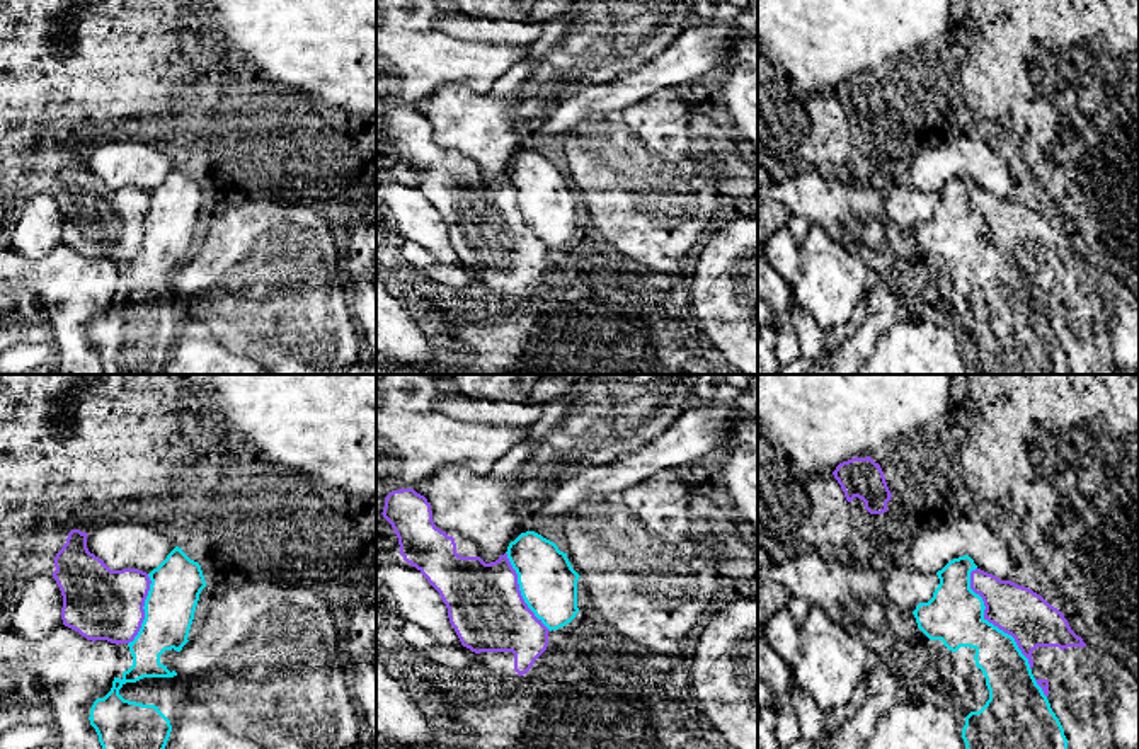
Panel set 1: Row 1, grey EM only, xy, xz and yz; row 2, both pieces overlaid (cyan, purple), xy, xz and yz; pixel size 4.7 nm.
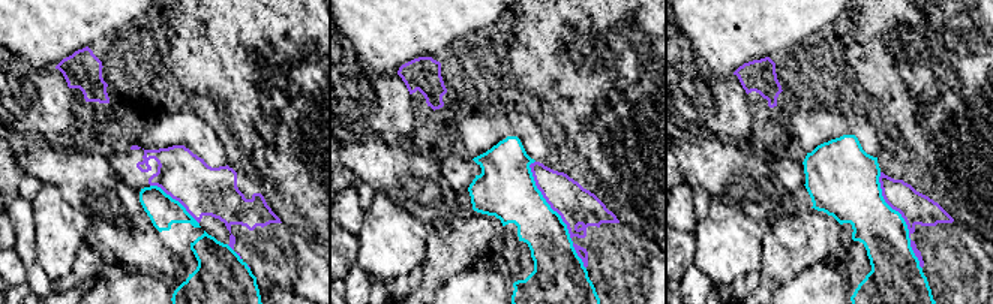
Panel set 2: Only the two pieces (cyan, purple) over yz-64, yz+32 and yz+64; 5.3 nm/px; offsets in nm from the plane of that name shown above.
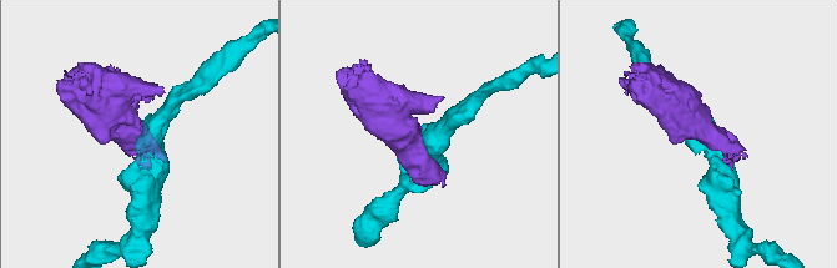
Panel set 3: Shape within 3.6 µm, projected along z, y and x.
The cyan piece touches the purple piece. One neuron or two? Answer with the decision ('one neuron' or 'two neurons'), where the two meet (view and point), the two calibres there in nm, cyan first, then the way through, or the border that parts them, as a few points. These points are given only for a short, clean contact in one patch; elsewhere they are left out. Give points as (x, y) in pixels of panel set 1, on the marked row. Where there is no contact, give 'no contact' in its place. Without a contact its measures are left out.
two neurons; meets cyan in yz at (991, 623); 280 nm thick on the cyan side, 240 nm on the other

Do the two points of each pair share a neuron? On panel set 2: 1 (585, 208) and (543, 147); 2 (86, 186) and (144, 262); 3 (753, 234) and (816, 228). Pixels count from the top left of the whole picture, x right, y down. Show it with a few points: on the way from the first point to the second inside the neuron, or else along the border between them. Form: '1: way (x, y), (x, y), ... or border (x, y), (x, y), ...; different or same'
1: border (536, 160), (543, 165); different
2: way (105, 205), (119, 219), (131, 243); same
3: border (765, 232), (762, 264), (759, 267); different

